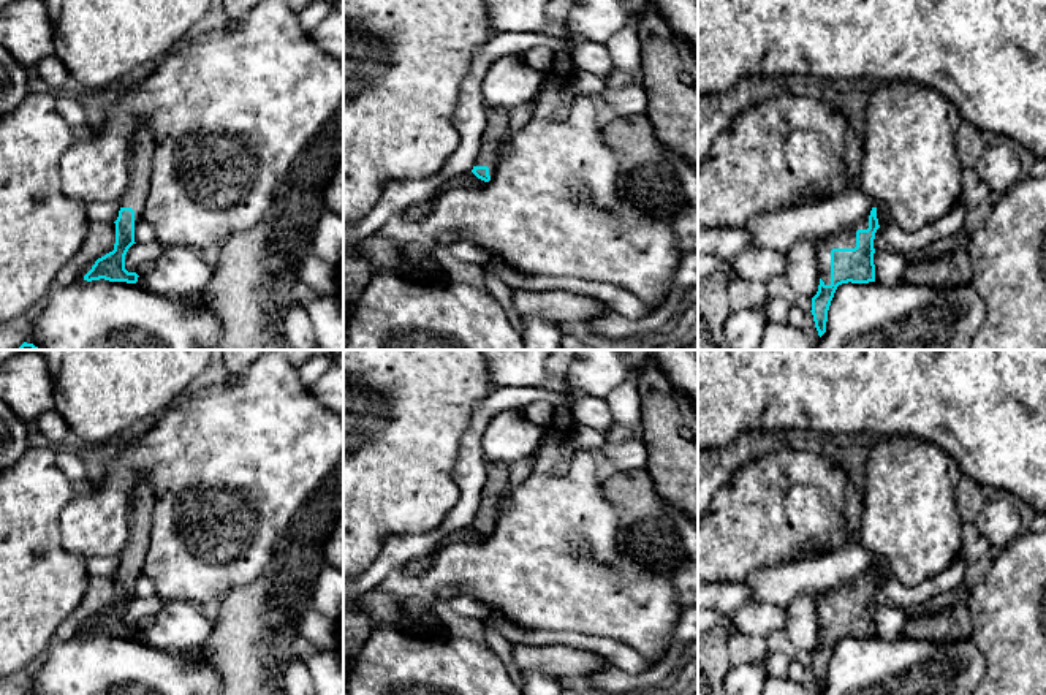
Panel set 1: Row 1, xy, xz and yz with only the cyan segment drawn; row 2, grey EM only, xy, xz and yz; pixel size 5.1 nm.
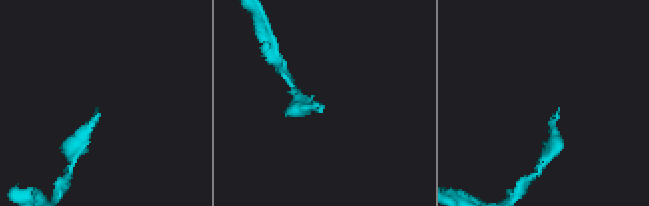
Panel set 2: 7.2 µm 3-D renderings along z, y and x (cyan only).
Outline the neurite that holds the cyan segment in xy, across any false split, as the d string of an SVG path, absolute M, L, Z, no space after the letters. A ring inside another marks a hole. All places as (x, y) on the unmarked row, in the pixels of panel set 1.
M138 480L128 507L128 540L119 553L120 565L116 578L114 605L98 613L84 635L109 635L136 638L138 629L125 624L125 610L135 597L135 581L142 575L149 549L155 494L147 480Z

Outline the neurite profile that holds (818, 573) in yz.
M850 538L840 549L753 572L745 584L753 603L767 602L785 610L798 594L817 598L856 579L870 565L870 553L856 538Z

